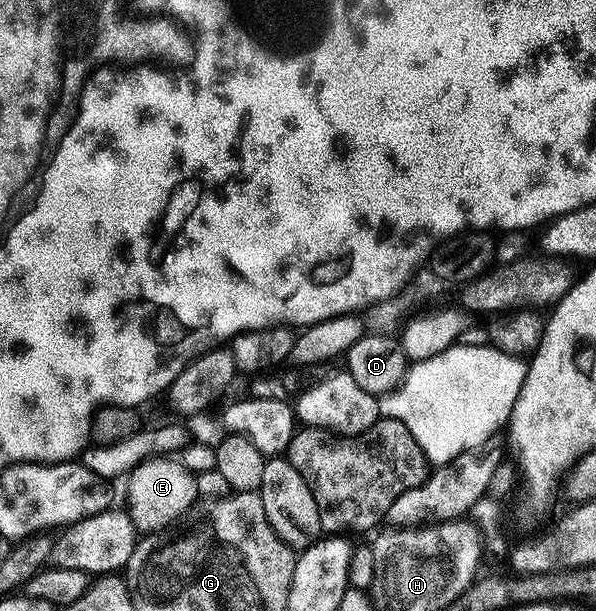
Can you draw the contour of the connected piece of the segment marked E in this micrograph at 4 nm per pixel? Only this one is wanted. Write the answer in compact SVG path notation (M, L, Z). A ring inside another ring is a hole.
M167 456L141 462L128 475L128 482L127 509L138 533L141 534L156 533L172 525L181 514L193 506L199 496L195 488L194 475L183 468L180 461Z

